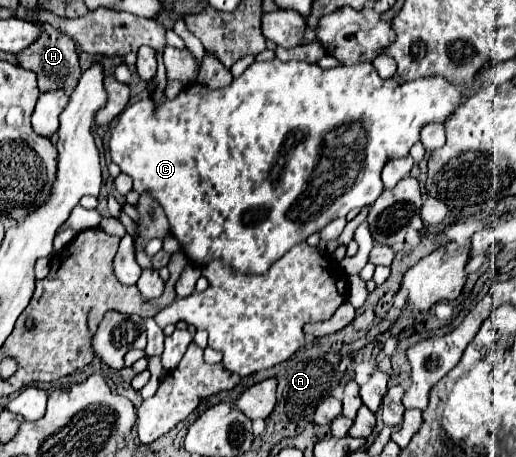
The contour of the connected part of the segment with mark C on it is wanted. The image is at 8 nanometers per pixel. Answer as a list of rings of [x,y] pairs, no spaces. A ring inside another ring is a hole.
[[[255,61],[241,77],[237,77],[229,87],[225,89],[209,89],[205,85],[189,85],[183,89],[175,99],[167,99],[161,107],[155,109],[155,105],[145,99],[129,105],[121,115],[117,125],[111,131],[109,151],[111,159],[121,167],[123,173],[127,173],[133,179],[133,189],[137,193],[143,193],[149,189],[155,199],[163,205],[165,215],[171,225],[171,235],[177,237],[181,243],[187,259],[199,267],[221,261],[225,267],[231,267],[233,271],[245,273],[245,275],[265,275],[269,267],[279,261],[293,245],[305,241],[311,233],[321,231],[327,223],[331,223],[337,217],[345,217],[351,209],[363,209],[371,205],[383,191],[381,183],[381,169],[391,159],[401,159],[409,155],[409,149],[419,141],[419,131],[425,123],[443,123],[457,107],[457,101],[461,99],[463,91],[467,87],[473,87],[475,81],[465,85],[451,85],[449,81],[441,77],[429,77],[429,79],[415,79],[409,83],[397,83],[395,79],[381,79],[377,75],[377,69],[373,63],[357,63],[353,67],[333,67],[333,69],[321,69],[317,63],[305,63],[305,61]]]

